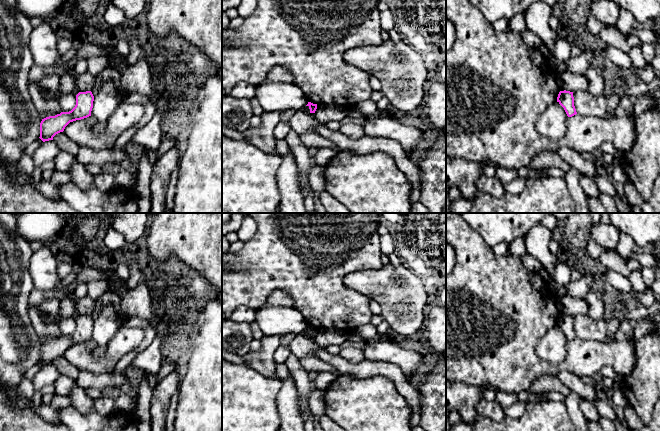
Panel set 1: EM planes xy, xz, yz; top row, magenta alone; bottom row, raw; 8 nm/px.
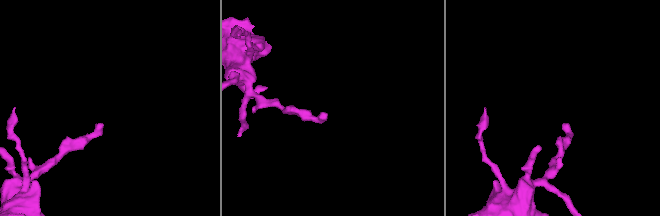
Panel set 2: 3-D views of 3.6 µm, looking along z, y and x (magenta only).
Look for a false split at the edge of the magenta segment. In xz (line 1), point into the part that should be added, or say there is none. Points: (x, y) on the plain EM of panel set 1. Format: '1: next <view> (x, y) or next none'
1: next none

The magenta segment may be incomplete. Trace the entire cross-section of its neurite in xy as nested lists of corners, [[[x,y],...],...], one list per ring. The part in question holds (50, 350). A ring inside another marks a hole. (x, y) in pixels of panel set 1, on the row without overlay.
[[[91,315],[79,316],[76,319],[76,329],[71,335],[42,343],[39,362],[43,366],[53,364],[53,361],[63,356],[70,346],[91,340],[93,325],[94,320]]]

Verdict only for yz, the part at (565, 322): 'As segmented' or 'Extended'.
As segmented

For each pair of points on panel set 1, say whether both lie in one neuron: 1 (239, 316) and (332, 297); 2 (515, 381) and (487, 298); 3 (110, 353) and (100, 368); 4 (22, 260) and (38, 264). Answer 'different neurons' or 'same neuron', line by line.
1: different neurons
2: same neuron
3: same neuron
4: different neurons

